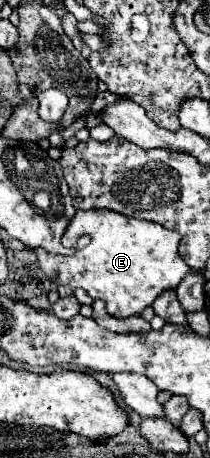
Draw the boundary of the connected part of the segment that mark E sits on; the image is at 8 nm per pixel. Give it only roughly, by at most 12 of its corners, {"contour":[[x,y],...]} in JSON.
{"contour":[[76,211],[74,255],[34,249],[52,283],[142,313],[192,271],[180,235]]}

